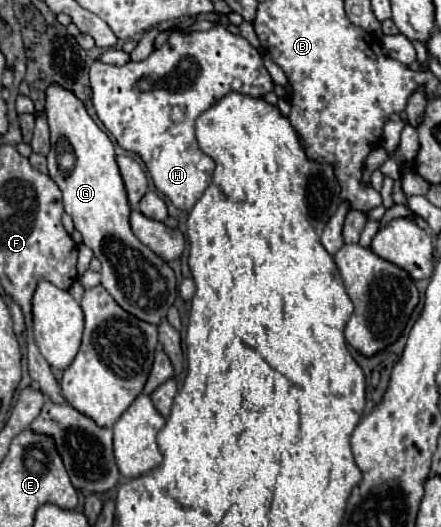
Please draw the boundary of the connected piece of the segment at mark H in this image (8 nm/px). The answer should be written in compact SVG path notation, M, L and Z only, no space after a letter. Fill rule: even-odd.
M215 24L209 32L189 32L189 34L173 32L171 38L161 48L155 48L149 54L149 58L141 62L111 66L95 60L89 76L91 76L91 98L99 120L115 136L117 144L123 150L135 152L145 162L157 190L163 192L179 210L187 212L203 196L213 172L213 160L197 148L193 128L195 118L207 108L211 108L221 96L225 96L225 92L235 90L259 98L265 92L273 90L273 80L263 66L261 54L245 38L231 34L221 24Z

